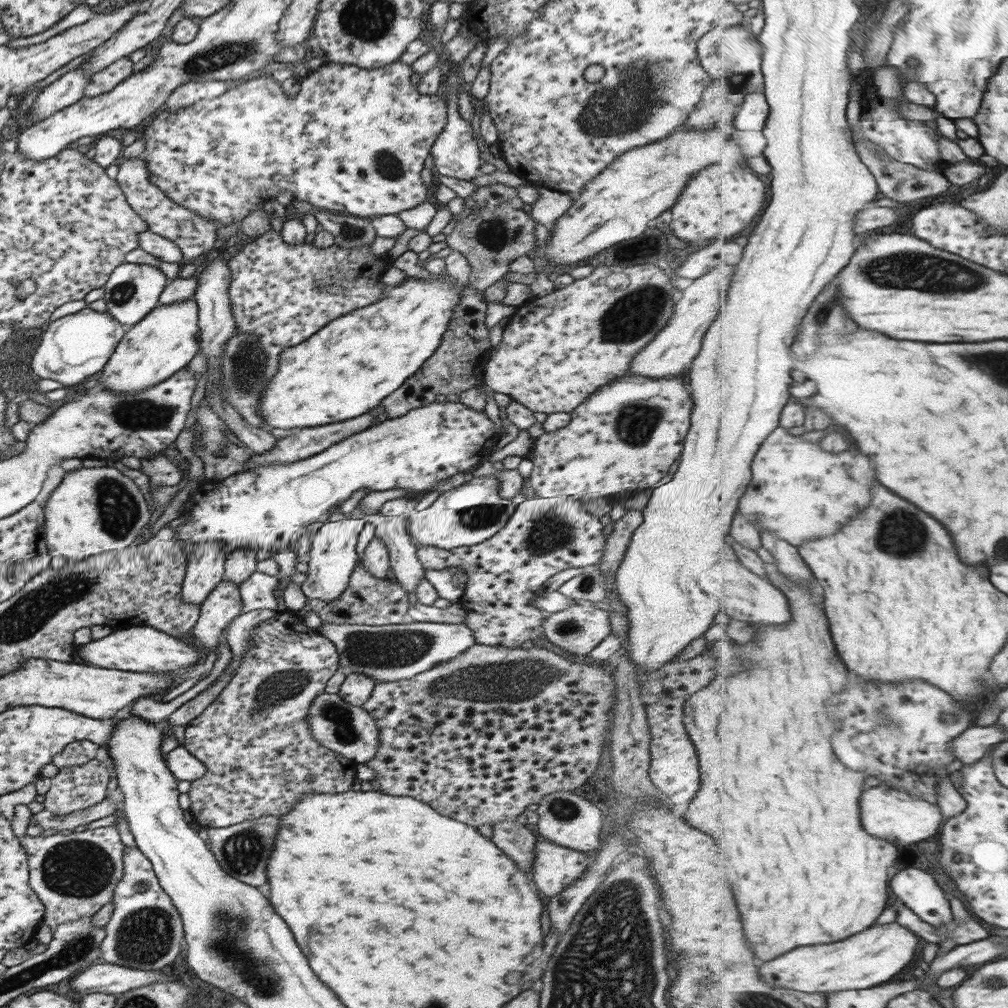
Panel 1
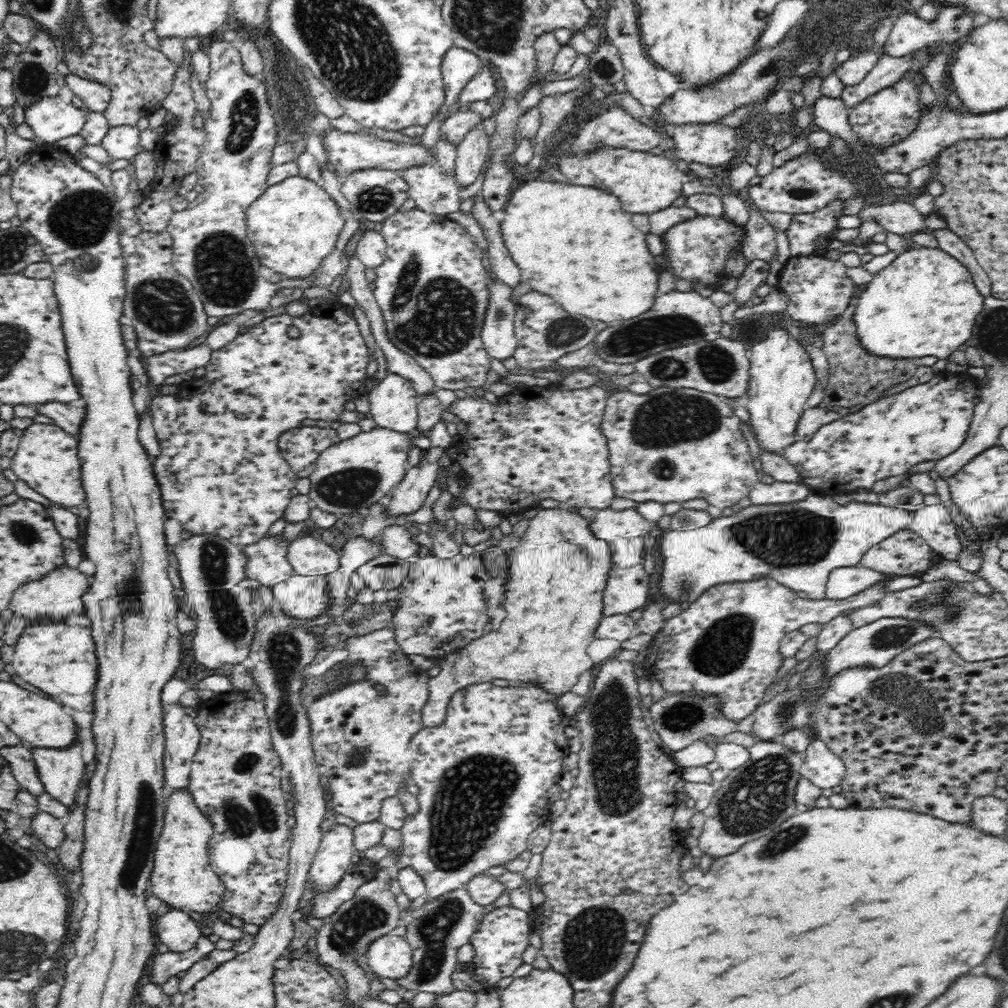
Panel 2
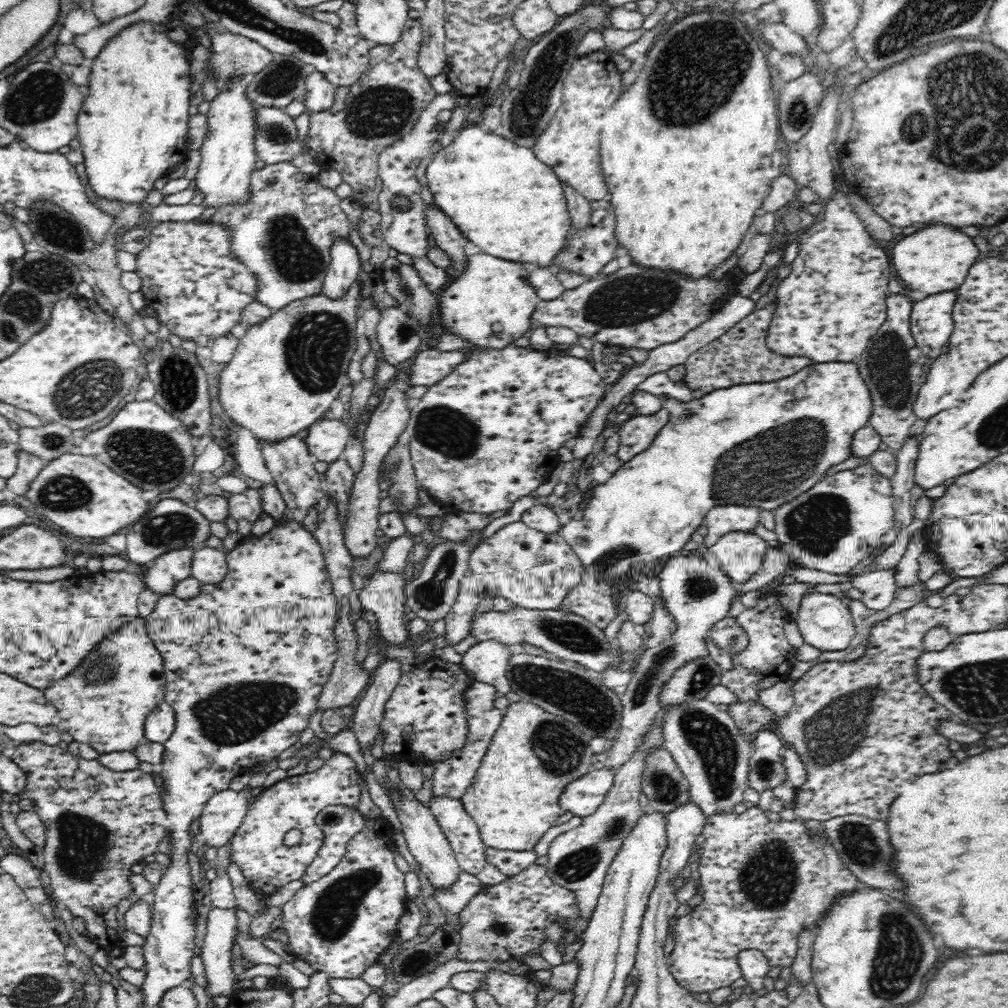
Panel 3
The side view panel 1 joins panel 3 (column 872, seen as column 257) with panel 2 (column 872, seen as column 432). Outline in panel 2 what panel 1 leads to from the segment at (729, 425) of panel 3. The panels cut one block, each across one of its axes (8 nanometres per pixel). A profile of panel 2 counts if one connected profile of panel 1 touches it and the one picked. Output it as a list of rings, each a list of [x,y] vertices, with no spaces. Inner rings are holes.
[[[916,246],[905,250],[903,253],[897,253],[897,258],[886,266],[883,270],[880,270],[878,274],[873,276],[873,280],[870,281],[866,288],[858,290],[858,294],[855,298],[855,309],[853,318],[856,321],[856,327],[858,327],[858,337],[860,337],[860,343],[865,346],[865,349],[870,354],[876,356],[889,356],[890,358],[913,358],[918,359],[920,356],[936,356],[936,358],[949,360],[950,355],[955,350],[959,350],[965,342],[970,340],[974,325],[976,324],[976,317],[979,312],[984,309],[985,297],[978,291],[972,275],[968,268],[964,264],[958,262],[956,258],[950,257],[950,255],[939,247],[920,247]]]

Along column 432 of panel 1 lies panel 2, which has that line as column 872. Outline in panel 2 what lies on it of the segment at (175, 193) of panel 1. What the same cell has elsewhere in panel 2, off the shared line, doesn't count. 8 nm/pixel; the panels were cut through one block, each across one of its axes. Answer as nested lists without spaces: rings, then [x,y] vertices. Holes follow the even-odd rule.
[[[905,75],[897,83],[883,88],[872,96],[868,96],[850,109],[849,122],[859,140],[874,146],[888,146],[904,140],[910,132],[916,130],[920,120],[920,100],[918,99],[918,84],[924,82],[923,75]]]

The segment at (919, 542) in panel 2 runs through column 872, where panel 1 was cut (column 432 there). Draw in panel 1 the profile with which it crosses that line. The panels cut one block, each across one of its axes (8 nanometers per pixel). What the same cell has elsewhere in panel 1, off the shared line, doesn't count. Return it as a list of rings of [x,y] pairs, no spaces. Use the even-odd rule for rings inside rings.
[[[533,496],[515,505],[505,524],[485,542],[449,550],[414,544],[417,560],[424,569],[441,570],[456,567],[465,573],[466,585],[458,603],[466,610],[463,623],[472,630],[477,644],[513,648],[521,646],[527,640],[539,642],[543,638],[541,621],[544,621],[547,613],[542,614],[530,605],[531,600],[543,592],[545,581],[553,574],[567,568],[583,568],[598,564],[606,544],[601,534],[602,526],[599,519],[581,509],[582,503],[585,502],[568,497]]]

